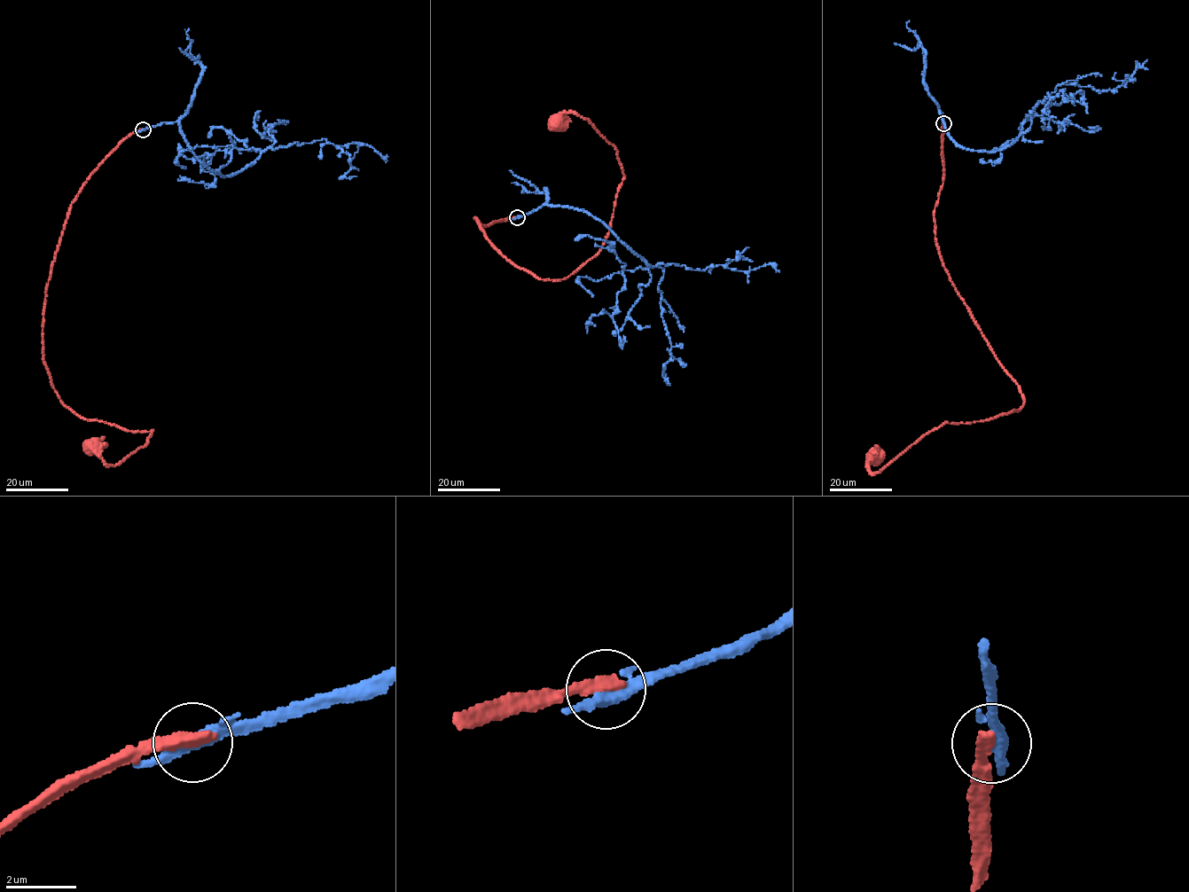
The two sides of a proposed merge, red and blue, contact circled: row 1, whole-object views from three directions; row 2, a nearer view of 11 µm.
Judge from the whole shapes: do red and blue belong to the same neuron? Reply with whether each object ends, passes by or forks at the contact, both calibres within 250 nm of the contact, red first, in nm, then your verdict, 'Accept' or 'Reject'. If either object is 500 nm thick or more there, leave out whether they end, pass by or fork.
At the ring red ends. At the ring blue passes by. Thickness 400 nm (red) against 320 nm. Reject

